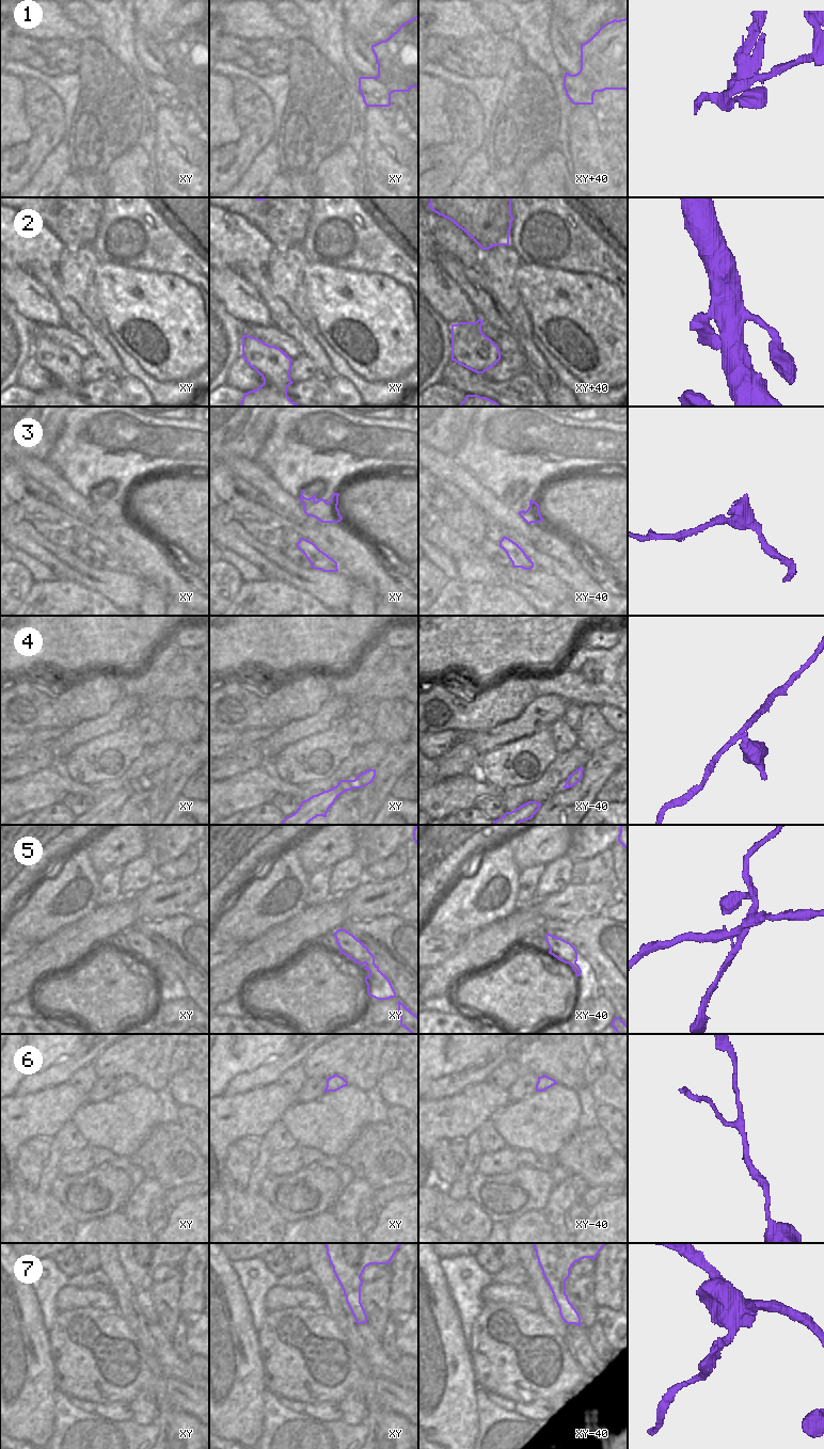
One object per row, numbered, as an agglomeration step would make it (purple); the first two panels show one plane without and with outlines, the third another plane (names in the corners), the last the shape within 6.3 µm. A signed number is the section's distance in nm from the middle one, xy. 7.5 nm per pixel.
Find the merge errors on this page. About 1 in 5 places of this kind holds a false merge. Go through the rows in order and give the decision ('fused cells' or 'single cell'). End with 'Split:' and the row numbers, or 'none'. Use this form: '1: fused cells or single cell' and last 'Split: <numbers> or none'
1: fused cells
2: single cell
3: single cell
4: fused cells
5: fused cells
6: single cell
7: fused cells
Split: 1, 4, 5, 7

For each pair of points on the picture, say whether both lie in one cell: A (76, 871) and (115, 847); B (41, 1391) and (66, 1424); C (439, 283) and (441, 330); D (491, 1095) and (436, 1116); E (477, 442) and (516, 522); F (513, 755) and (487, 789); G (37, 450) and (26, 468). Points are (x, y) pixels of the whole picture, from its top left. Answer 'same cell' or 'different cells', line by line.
A: different cells
B: different cells
C: different cells
D: same cell
E: different cells
F: different cells
G: different cells

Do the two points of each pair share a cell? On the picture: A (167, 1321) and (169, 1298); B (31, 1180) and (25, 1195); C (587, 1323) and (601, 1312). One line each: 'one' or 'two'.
A: one
B: two
C: two

